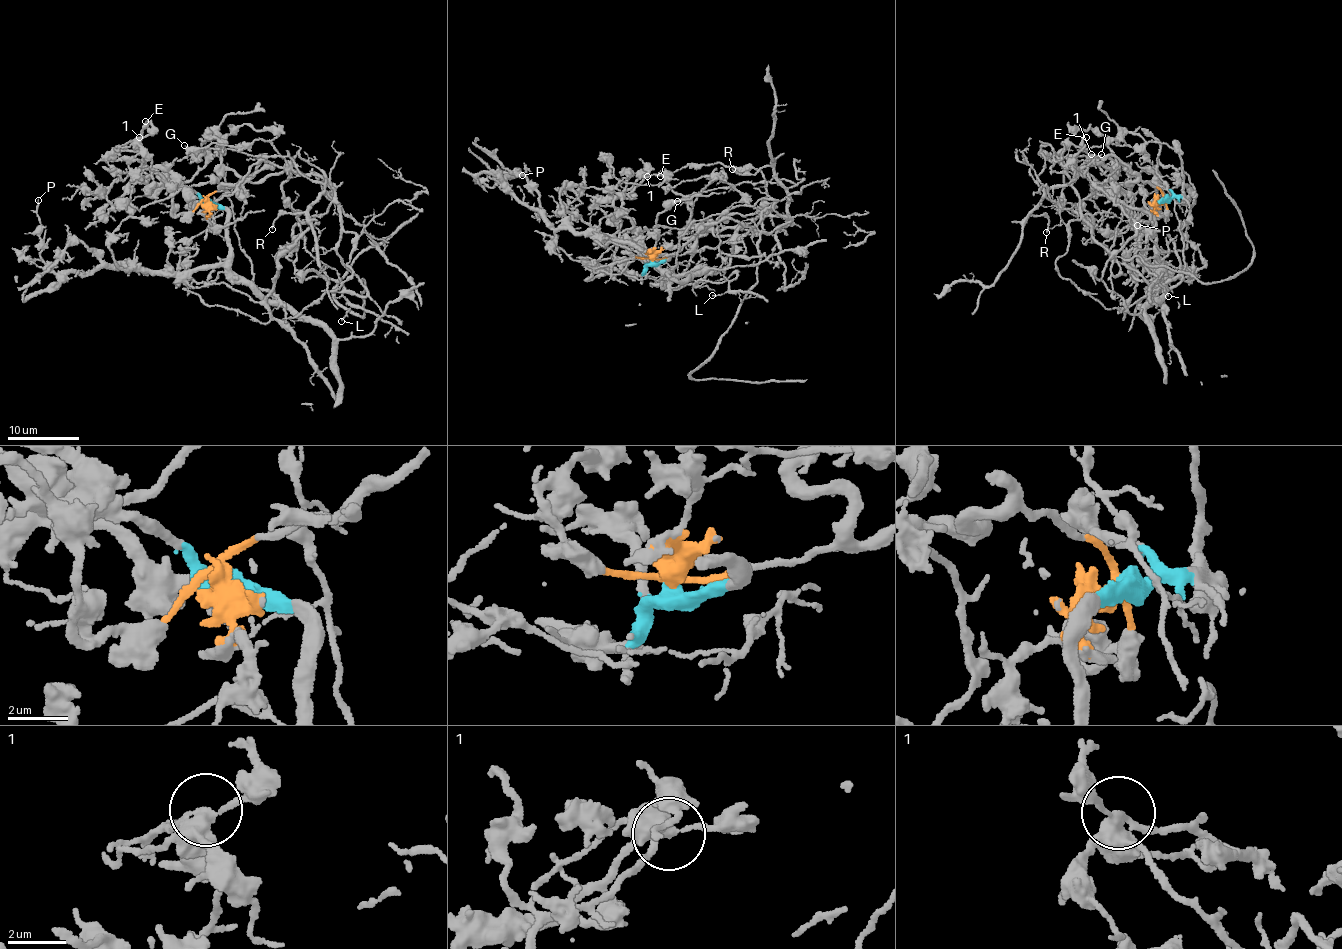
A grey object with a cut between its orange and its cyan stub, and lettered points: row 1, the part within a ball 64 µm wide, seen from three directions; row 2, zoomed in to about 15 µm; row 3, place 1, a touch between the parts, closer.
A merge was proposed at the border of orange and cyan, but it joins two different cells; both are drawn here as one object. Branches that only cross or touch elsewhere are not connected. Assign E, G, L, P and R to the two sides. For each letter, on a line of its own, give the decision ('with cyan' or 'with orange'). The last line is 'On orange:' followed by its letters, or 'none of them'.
E: with cyan
G: with orange
L: with cyan
P: with cyan
R: with orange
On orange: G, R

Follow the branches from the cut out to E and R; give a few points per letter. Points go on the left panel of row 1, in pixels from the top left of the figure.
E: (208, 203), (190, 199), (139, 160), (108, 158), (122, 151), (135, 137), (145, 137), (151, 125), (146, 120)
R: (208, 203), (237, 184), (225, 184), (295, 170), (325, 181), (331, 191), (272, 228)

